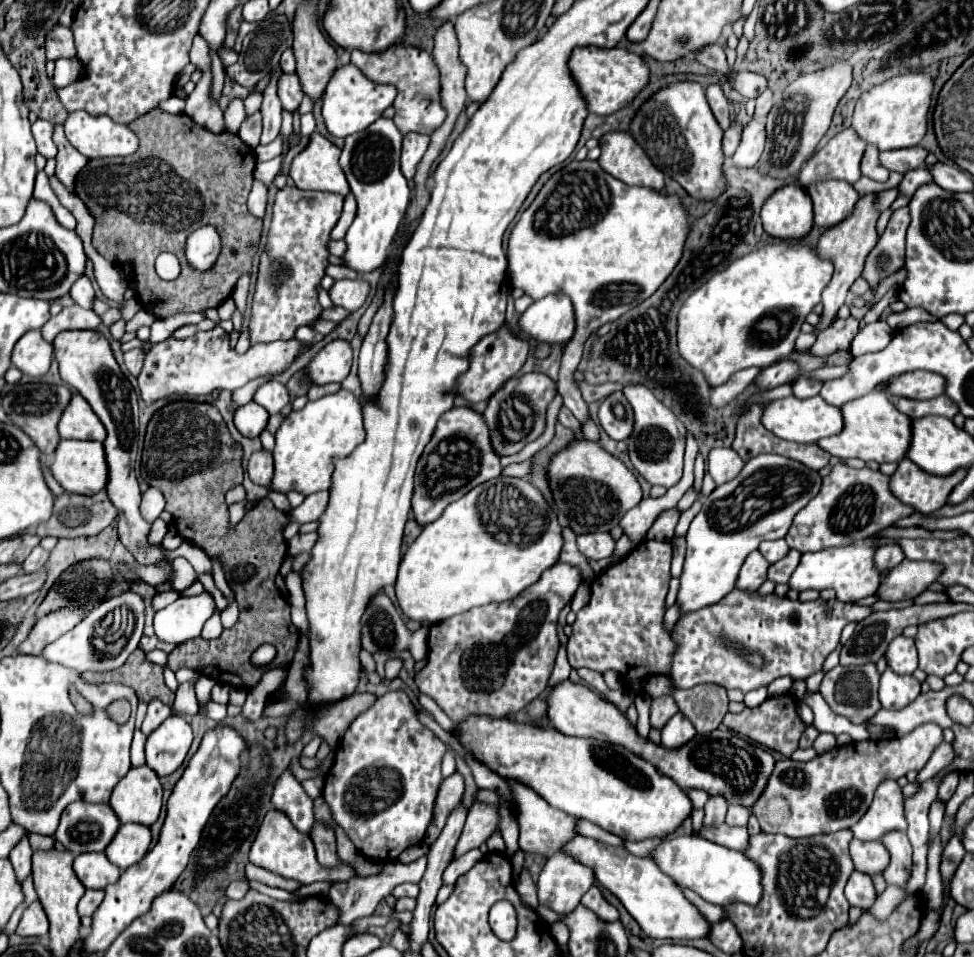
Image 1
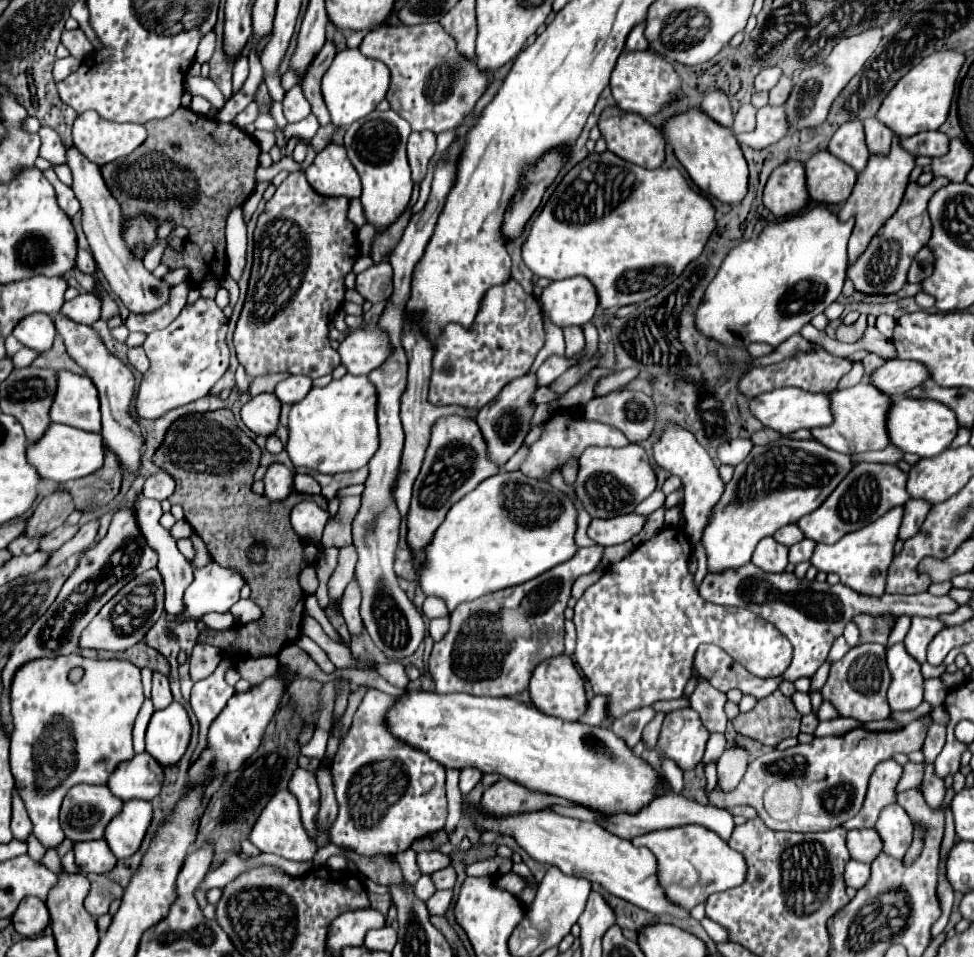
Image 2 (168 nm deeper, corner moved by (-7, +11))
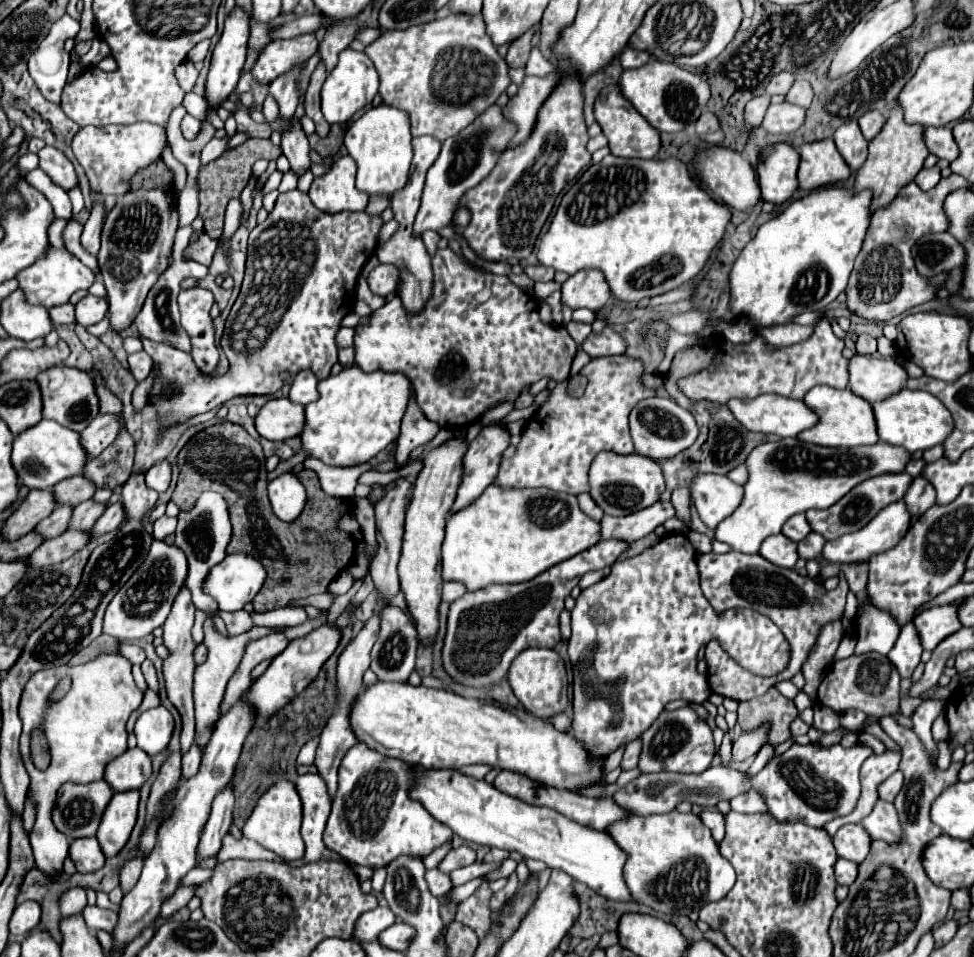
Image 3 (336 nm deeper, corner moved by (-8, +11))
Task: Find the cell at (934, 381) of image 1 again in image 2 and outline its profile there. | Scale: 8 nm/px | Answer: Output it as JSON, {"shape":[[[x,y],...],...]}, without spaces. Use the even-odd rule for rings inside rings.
{"shape":[[[893,359],[883,363],[877,371],[873,371],[871,385],[887,397],[899,397],[905,395],[905,391],[923,383],[925,379],[929,379],[929,371],[925,365],[917,361]]]}

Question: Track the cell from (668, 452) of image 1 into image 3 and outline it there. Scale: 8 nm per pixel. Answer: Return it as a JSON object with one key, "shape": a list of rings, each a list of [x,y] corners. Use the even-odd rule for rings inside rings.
{"shape":[[[698,473],[690,481],[690,495],[704,525],[716,529],[742,501],[742,487],[732,483],[726,475]]]}

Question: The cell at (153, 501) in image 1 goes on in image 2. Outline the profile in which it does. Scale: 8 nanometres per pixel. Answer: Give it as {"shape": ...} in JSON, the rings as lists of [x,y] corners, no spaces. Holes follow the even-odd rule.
{"shape":[[[157,471],[151,477],[147,477],[143,485],[143,495],[149,499],[165,501],[175,491],[175,481],[167,471]]]}

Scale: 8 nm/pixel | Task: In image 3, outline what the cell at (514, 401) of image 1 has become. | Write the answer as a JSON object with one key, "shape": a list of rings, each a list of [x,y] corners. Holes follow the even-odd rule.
{"shape":[[[492,423],[482,427],[476,439],[470,443],[464,455],[464,479],[458,489],[452,511],[460,511],[466,503],[472,503],[490,483],[496,481],[502,453],[510,445],[510,433],[506,425]]]}

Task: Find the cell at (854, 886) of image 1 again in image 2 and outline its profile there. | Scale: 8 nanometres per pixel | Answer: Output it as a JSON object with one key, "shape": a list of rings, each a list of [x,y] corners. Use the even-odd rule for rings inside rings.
{"shape":[[[849,861],[849,863],[845,865],[845,873],[843,873],[845,883],[847,883],[849,887],[853,887],[853,889],[859,889],[859,887],[863,887],[863,885],[867,883],[869,871],[871,871],[869,865],[859,863],[859,861]]]}

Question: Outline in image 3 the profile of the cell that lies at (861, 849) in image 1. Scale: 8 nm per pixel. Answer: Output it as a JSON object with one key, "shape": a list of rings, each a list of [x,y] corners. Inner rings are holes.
{"shape":[[[846,825],[834,835],[834,847],[836,853],[842,859],[862,863],[870,851],[870,835],[862,825]]]}

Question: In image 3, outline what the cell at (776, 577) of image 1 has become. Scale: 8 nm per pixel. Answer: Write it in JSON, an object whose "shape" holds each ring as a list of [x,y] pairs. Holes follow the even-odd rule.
{"shape":[[[810,533],[806,539],[802,539],[800,543],[798,543],[798,555],[800,555],[800,559],[818,559],[820,557],[820,553],[822,553],[822,547],[824,547],[824,543],[826,543],[826,539],[822,539],[822,535],[818,535],[818,533]]]}

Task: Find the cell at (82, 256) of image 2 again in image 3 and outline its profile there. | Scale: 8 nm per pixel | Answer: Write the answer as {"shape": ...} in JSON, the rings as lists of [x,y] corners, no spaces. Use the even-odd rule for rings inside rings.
{"shape":[[[92,207],[90,219],[86,221],[84,231],[82,231],[82,237],[80,237],[82,247],[88,253],[92,253],[92,255],[98,255],[98,251],[100,251],[100,231],[102,231],[102,223],[104,223],[102,207]]]}

